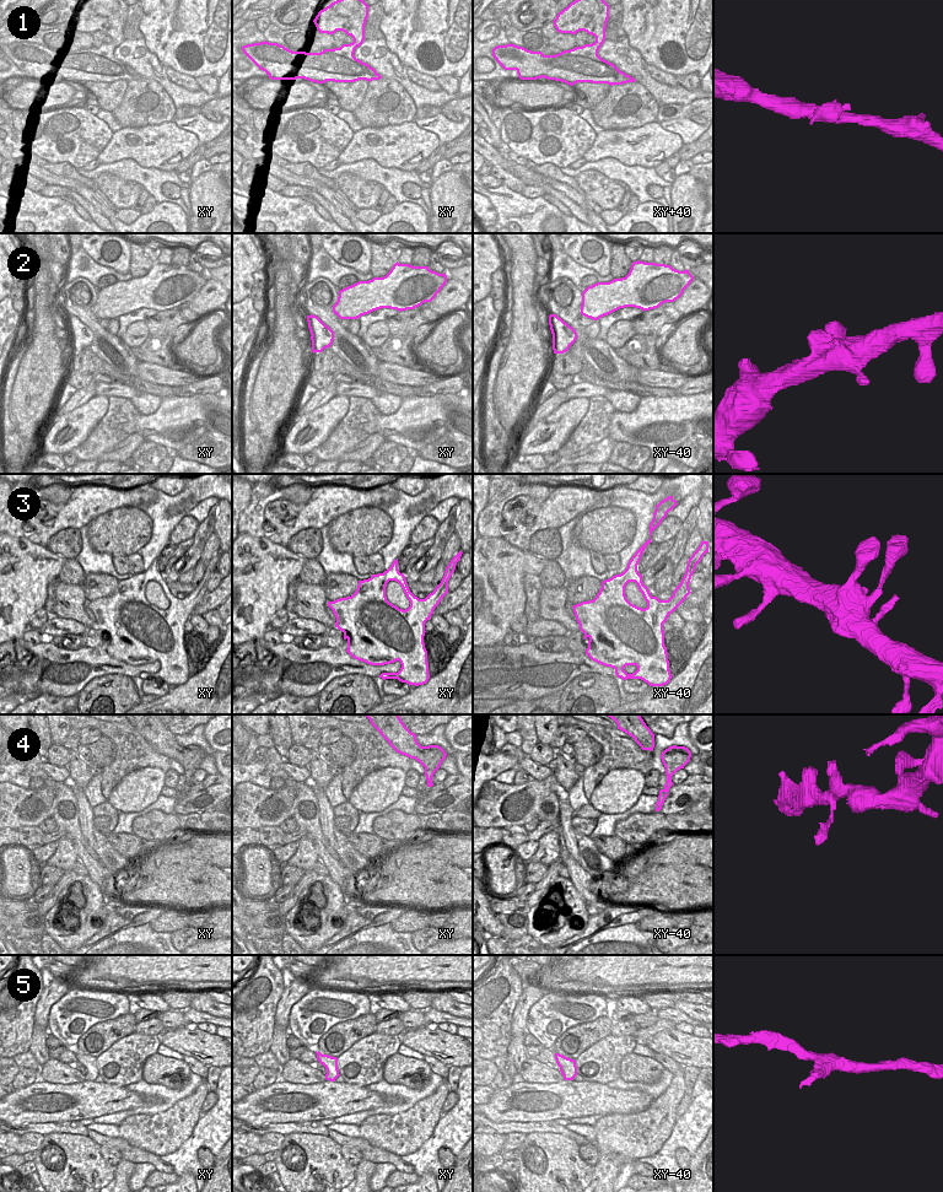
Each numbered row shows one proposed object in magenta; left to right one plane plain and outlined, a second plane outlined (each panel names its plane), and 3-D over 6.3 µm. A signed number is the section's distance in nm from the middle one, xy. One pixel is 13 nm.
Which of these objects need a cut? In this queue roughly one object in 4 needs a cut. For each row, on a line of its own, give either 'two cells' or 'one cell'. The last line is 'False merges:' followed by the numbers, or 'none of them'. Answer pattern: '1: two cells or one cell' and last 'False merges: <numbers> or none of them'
1: one cell
2: one cell
3: one cell
4: one cell
5: one cell
False merges: none of them

